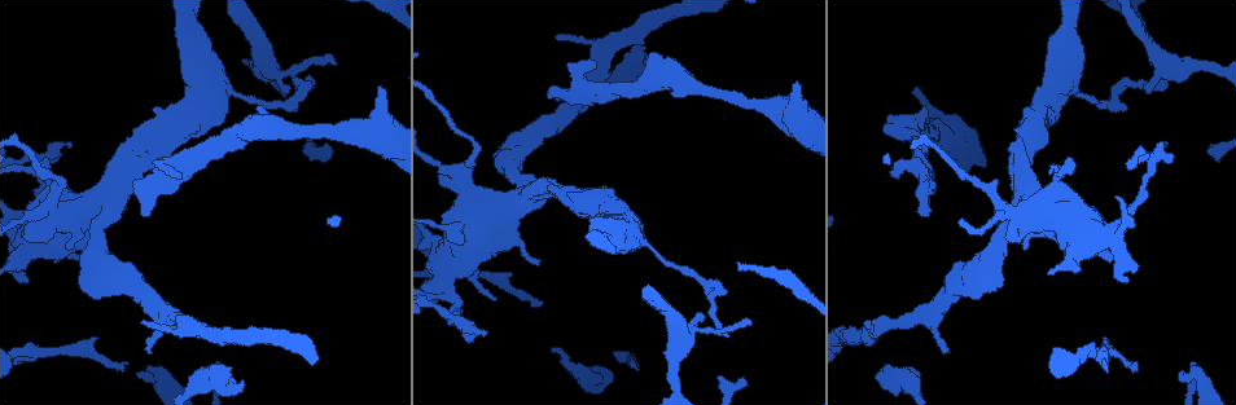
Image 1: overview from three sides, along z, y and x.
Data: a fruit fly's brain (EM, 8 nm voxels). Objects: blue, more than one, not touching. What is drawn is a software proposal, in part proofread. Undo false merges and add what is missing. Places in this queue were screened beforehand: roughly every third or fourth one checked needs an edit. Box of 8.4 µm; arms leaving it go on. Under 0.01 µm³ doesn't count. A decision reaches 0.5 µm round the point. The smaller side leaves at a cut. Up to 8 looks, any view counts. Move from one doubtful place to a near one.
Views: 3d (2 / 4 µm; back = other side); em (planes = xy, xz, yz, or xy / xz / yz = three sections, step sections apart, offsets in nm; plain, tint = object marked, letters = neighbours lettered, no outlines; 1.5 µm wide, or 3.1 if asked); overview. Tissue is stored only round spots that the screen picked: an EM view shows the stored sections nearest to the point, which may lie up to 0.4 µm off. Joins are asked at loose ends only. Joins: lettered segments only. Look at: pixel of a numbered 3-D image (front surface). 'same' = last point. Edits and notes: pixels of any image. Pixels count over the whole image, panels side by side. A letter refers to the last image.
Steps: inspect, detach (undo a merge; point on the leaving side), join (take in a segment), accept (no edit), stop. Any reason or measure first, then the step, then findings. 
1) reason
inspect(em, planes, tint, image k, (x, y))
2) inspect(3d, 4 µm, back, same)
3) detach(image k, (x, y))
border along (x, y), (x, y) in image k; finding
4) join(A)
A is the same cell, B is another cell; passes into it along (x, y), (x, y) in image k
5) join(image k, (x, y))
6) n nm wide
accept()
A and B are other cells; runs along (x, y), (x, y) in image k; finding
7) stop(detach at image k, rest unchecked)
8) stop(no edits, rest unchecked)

side arm on a straight run
inspect(3d, 2 µm, image 1, (32, 350))

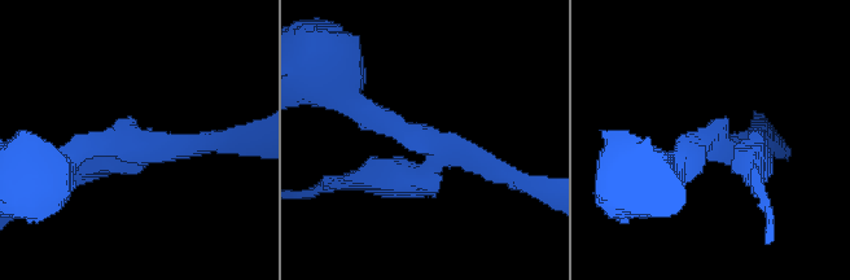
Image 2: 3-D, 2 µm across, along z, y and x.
3 arms
inspect(em, yz, step 4, tint, image 2, (140, 143))

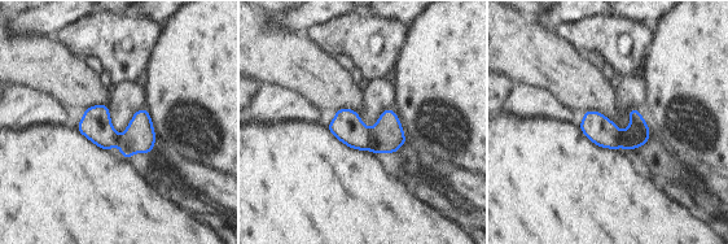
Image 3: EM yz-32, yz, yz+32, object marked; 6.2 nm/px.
inspect(em, planes, letters, same)

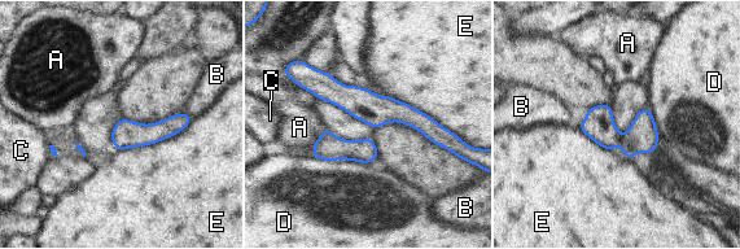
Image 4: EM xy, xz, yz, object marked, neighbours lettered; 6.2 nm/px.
180 nm wide
detach(image 4, (642, 136))
A, B, C, D and E are other cells; border along (625, 138), (624, 148) in image 4; two cells meet here

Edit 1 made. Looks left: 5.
an open end
inspect(em, planes, letters, image 1, (136, 372))

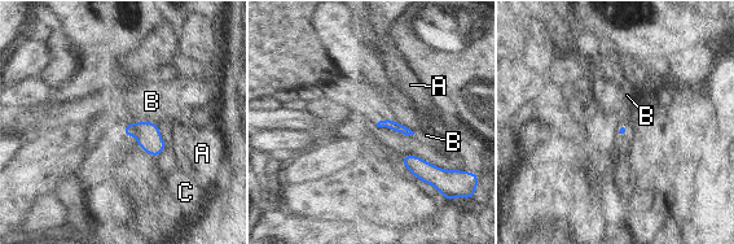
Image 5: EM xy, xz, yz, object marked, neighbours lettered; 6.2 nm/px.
accept()
A, B and C are other cells; border along (155, 121), (128, 123) in image 5; no lettered segment goes on from it

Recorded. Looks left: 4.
free end
inspect(em, yz, step 4, tint, image 1, (484, 335))

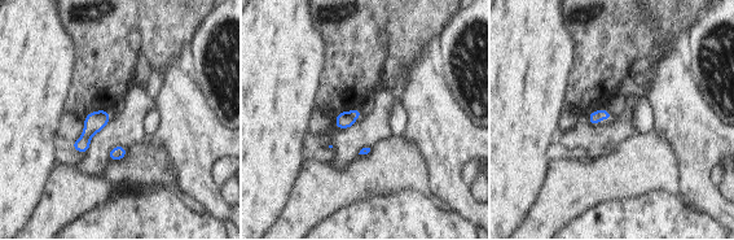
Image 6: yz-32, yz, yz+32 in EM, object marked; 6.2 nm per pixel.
cut it another way
inspect(em, planes, letters, same)

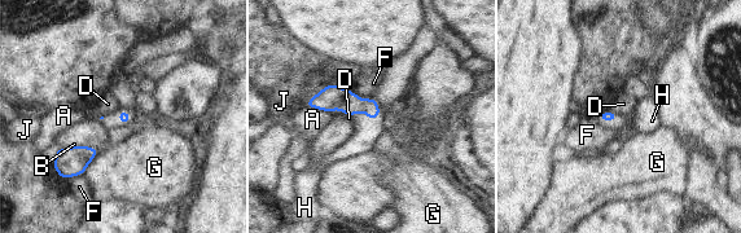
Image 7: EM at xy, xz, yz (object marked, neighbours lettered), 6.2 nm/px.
join(H)
H is the same cell, A, B, D, F, G and J are other cells; passes into it along (123, 117), (118, 117), (109, 122) in image 7; the cell continues

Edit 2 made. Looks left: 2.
stop(detach at image 4, join at image 7, rest unchecked)

